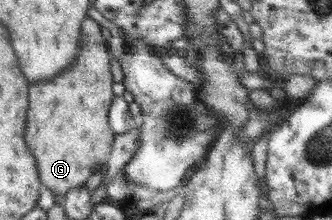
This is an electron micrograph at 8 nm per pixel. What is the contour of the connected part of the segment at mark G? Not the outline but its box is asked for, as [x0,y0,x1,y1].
[24,19,115,196]

